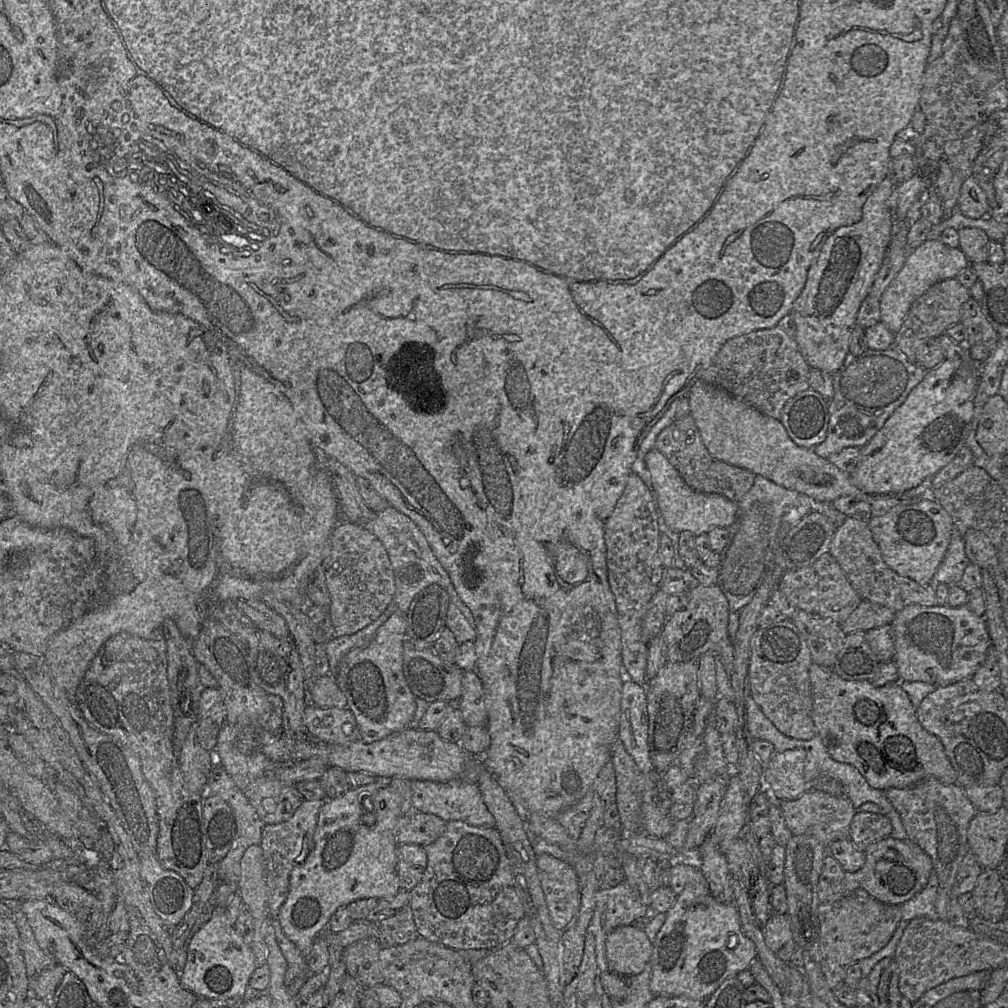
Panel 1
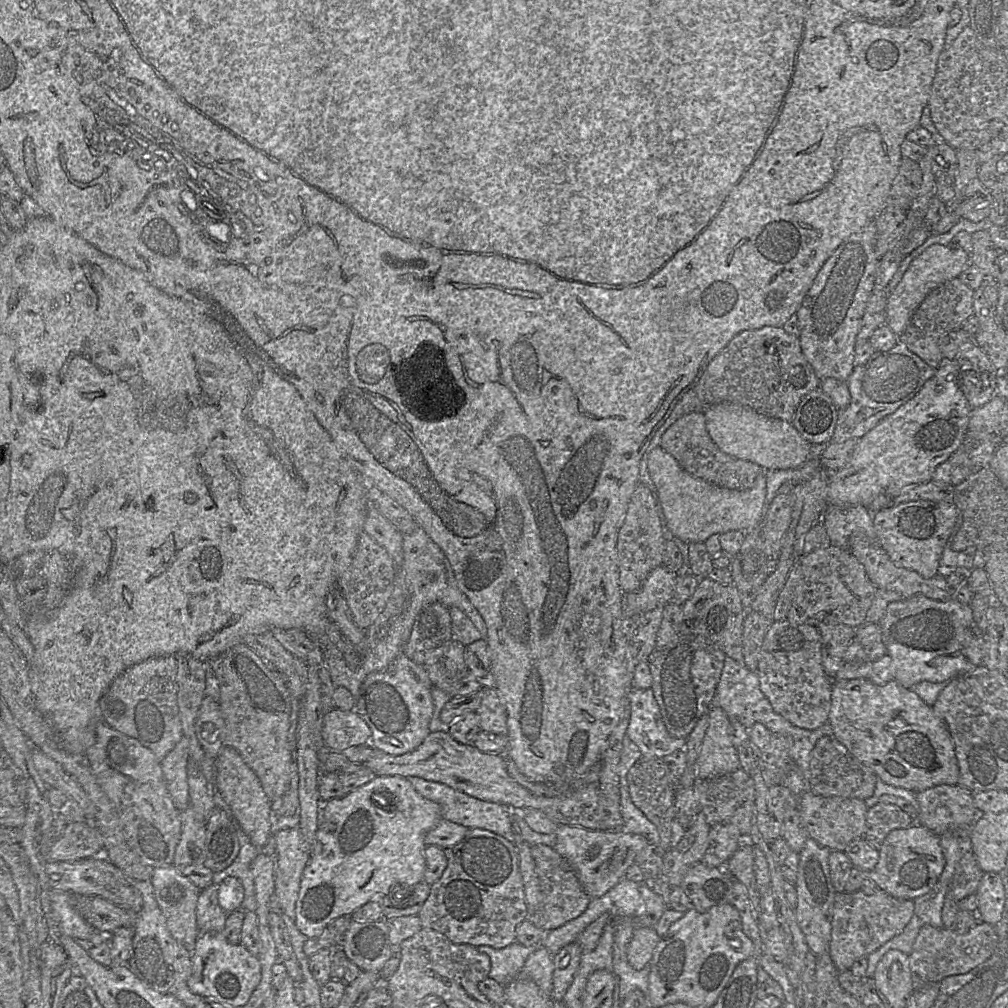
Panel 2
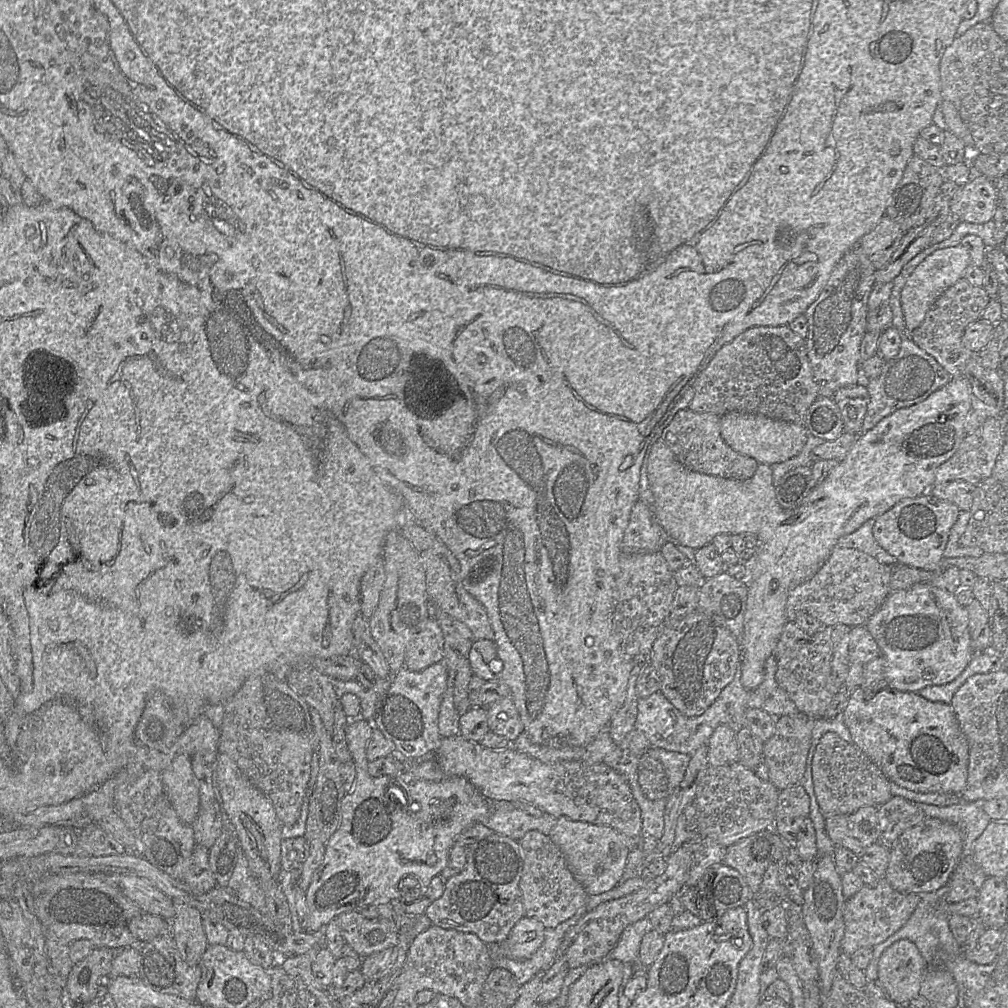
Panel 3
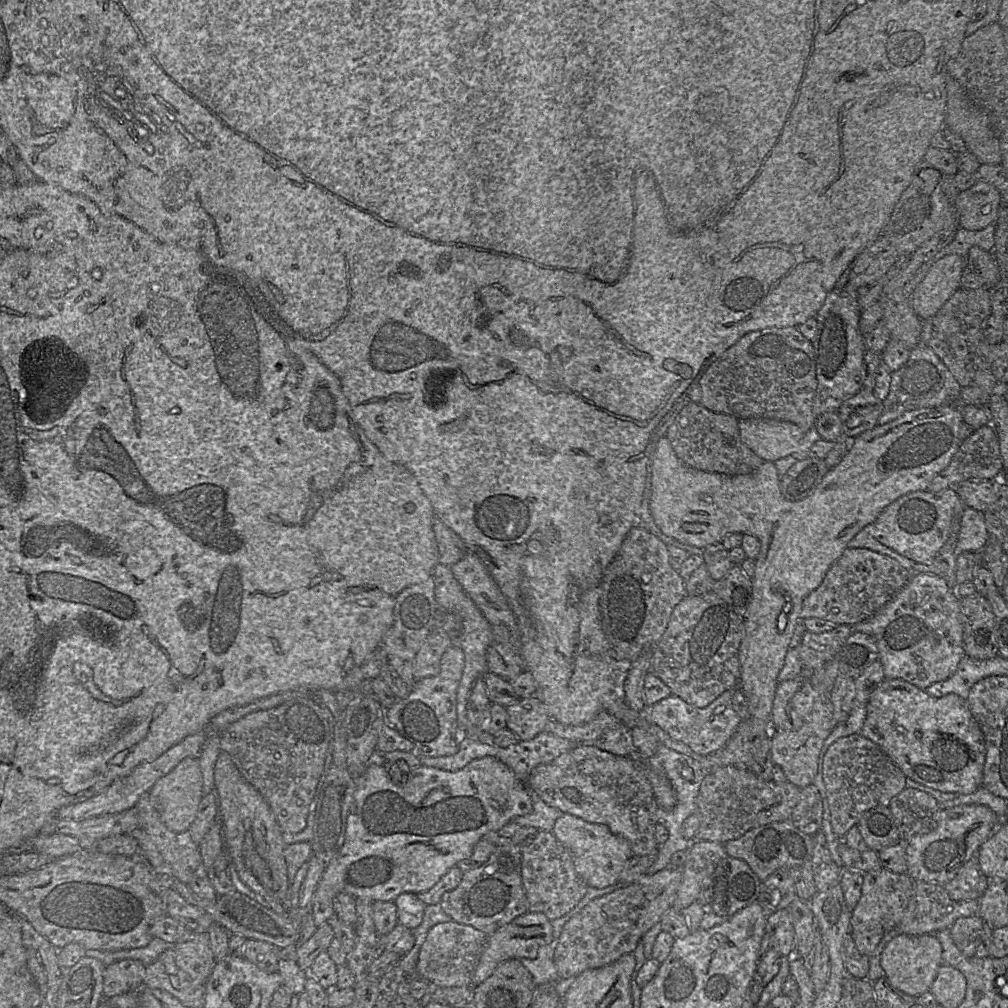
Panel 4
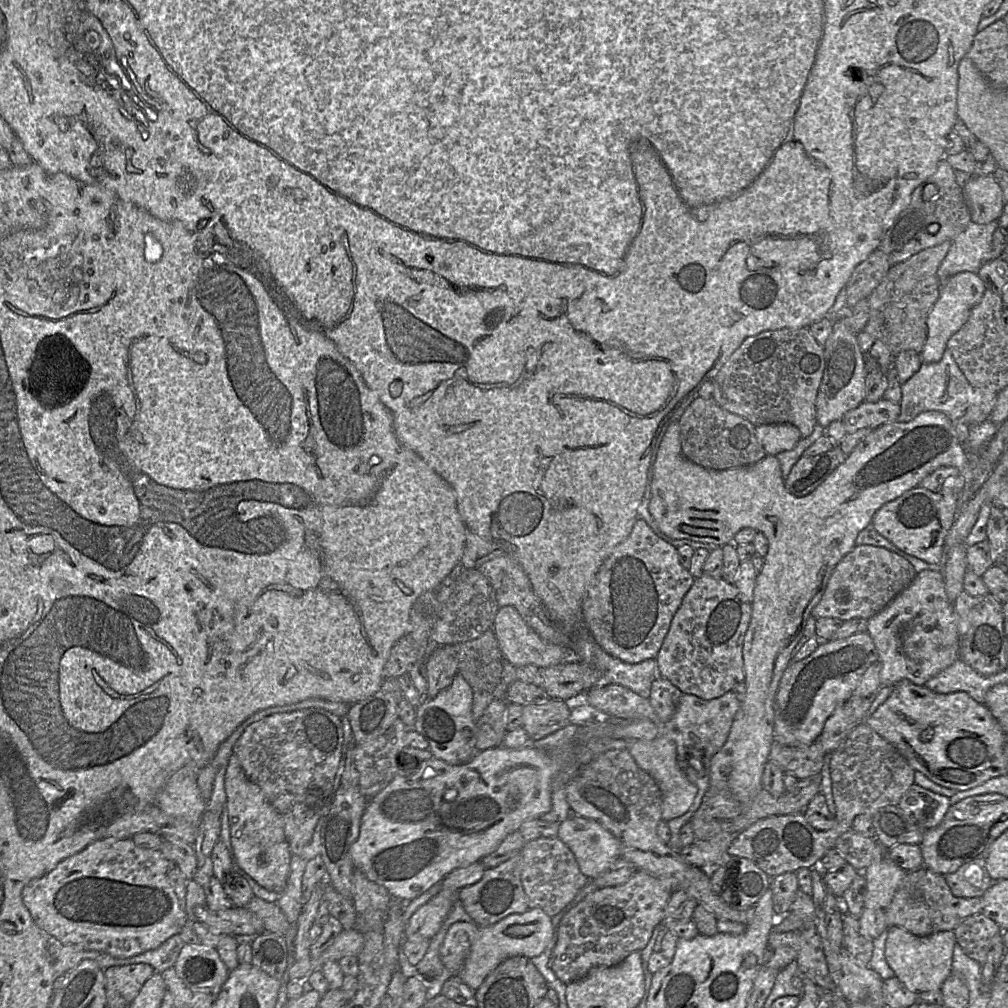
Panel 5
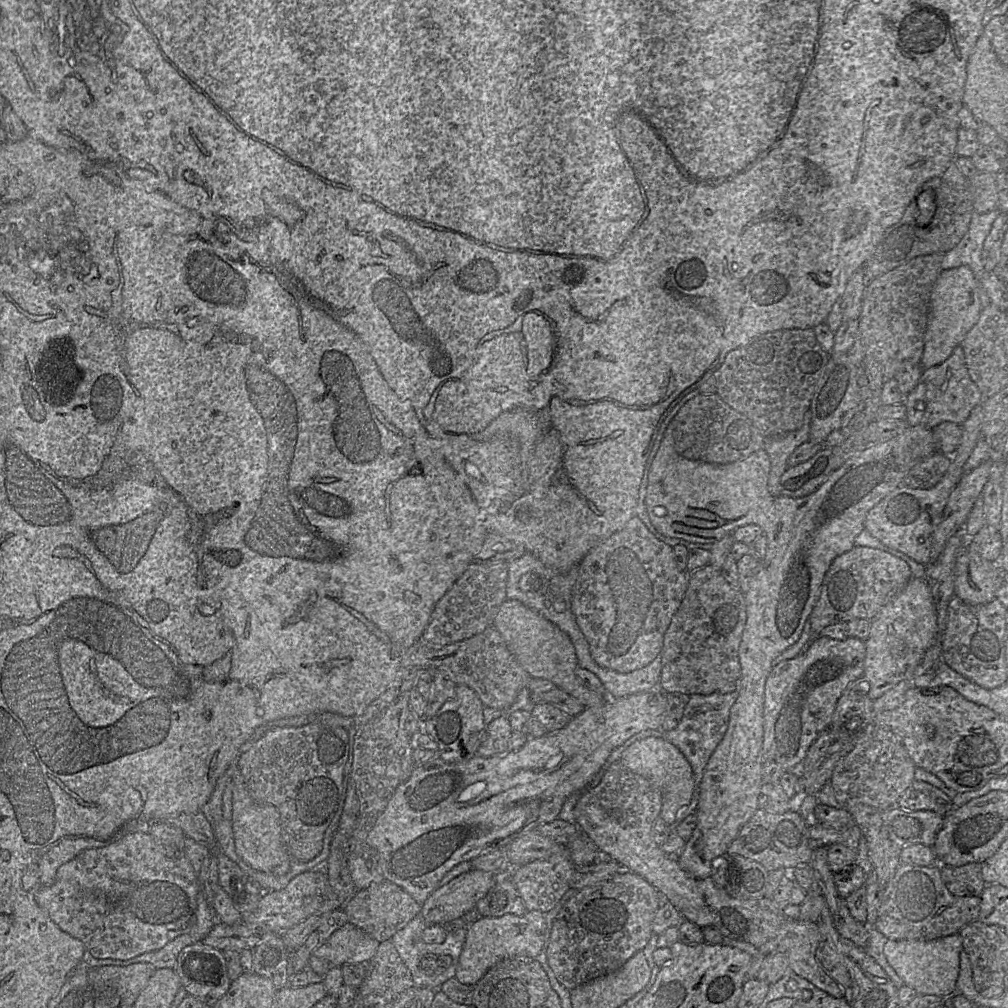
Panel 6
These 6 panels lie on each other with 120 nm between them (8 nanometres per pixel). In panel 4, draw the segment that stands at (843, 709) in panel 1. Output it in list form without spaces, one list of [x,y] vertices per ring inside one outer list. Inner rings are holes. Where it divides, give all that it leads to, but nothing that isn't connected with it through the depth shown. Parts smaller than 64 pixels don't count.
[[[888,678],[871,693],[866,711],[860,734],[878,745],[906,777],[944,793],[971,794],[982,786],[986,756],[984,736],[962,697],[949,693],[935,698],[903,679]]]

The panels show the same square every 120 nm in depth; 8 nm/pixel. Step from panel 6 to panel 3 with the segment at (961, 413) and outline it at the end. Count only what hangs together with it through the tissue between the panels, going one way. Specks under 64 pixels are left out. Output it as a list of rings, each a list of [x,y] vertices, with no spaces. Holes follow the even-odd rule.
[[[908,331],[901,333],[901,345],[898,354],[883,362],[881,373],[870,379],[866,385],[869,403],[861,433],[874,427],[881,419],[898,409],[924,401],[934,391],[945,386],[952,377],[938,362],[918,347],[910,338]]]

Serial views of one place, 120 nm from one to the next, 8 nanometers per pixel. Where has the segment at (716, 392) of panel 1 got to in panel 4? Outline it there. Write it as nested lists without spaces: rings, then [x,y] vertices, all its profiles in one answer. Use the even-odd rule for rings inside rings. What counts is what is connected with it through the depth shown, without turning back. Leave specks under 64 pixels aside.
[[[739,419],[738,426],[742,442],[770,462],[796,452],[805,434],[794,423],[775,419]]]

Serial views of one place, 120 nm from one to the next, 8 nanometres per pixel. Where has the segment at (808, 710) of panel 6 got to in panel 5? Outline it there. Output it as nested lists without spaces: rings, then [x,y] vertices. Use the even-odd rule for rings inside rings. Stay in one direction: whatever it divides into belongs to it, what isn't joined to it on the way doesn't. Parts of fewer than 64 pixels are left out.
[[[863,632],[844,639],[821,641],[809,656],[791,662],[781,676],[773,700],[773,740],[786,746],[811,745],[826,720],[850,698],[865,671],[877,661],[874,643]]]

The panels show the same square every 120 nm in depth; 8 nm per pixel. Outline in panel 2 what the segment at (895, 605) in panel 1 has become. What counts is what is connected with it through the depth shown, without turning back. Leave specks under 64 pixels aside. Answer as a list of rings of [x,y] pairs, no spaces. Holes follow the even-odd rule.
[[[855,531],[849,537],[847,548],[850,553],[862,565],[870,582],[878,589],[893,591],[900,596],[900,599],[907,599],[916,594],[922,594],[932,600],[945,601],[949,599],[945,576],[937,573],[932,578],[926,579],[917,572],[897,567],[888,557],[887,553],[876,540],[870,540],[861,531]]]

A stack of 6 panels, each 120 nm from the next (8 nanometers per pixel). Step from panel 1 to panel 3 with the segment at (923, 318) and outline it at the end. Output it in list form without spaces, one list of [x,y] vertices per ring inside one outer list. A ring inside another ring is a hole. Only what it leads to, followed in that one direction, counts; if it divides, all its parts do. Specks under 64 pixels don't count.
[[[961,278],[947,288],[932,304],[920,326],[910,332],[911,340],[932,356],[952,378],[964,377],[967,361],[979,352],[973,352],[962,344],[966,327],[980,319],[989,304],[990,297],[983,287],[976,287]]]

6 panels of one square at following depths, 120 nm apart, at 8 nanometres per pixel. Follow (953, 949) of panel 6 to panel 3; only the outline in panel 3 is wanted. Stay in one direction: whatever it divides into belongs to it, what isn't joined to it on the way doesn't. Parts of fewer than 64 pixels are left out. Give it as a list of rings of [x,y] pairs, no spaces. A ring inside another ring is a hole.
[[[901,939],[881,954],[878,980],[893,1000],[908,1004],[919,995],[921,981],[929,968],[917,946],[908,939]]]

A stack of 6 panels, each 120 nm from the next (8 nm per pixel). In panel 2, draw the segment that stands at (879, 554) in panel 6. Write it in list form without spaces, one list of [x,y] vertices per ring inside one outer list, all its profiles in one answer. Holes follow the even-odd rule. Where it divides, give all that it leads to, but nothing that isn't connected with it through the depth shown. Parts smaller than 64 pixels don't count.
[[[825,546],[797,558],[778,596],[774,621],[785,620],[789,608],[798,605],[815,625],[824,622],[857,628],[865,621],[876,589],[848,549]]]

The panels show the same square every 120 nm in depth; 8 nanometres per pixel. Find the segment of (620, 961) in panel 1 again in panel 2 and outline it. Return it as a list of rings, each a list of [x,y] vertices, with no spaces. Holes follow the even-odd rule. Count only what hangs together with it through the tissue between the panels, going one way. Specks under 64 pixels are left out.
[[[653,927],[636,928],[626,952],[631,967],[641,970],[649,965],[660,938]]]

